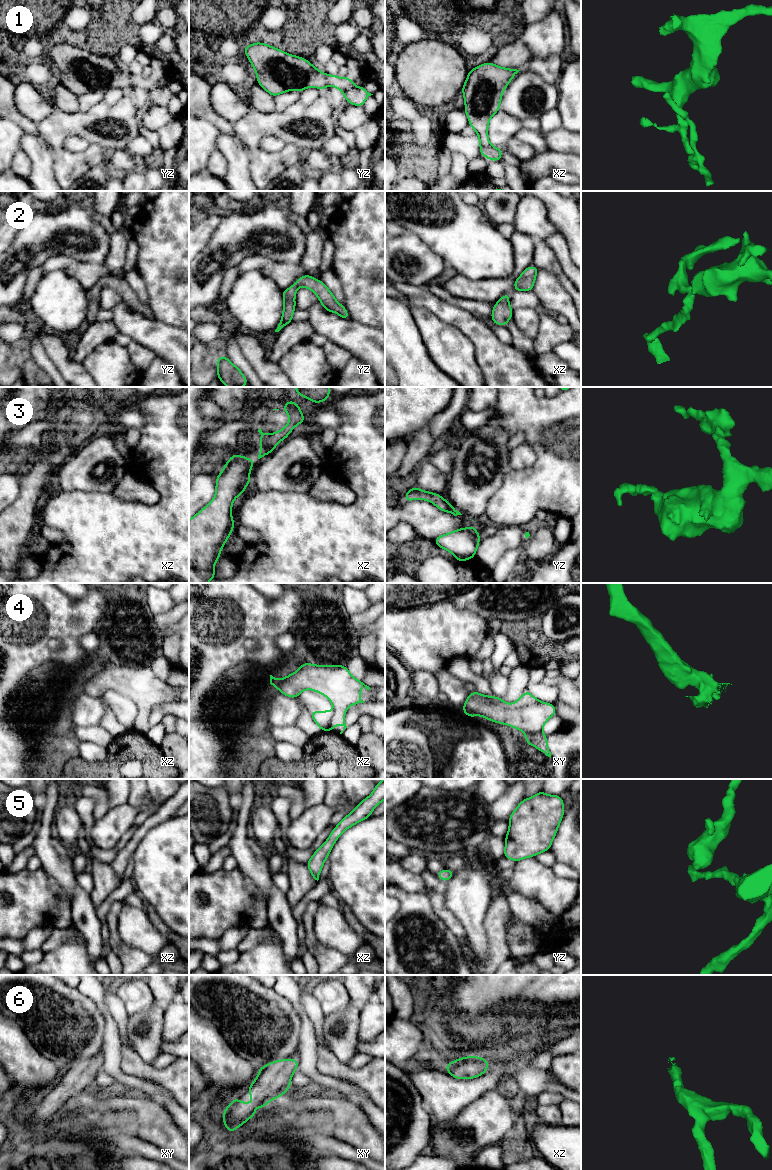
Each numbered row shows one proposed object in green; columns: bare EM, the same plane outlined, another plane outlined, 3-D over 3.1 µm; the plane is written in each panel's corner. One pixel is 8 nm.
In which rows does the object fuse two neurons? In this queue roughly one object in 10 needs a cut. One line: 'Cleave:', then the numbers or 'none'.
Cleave: none

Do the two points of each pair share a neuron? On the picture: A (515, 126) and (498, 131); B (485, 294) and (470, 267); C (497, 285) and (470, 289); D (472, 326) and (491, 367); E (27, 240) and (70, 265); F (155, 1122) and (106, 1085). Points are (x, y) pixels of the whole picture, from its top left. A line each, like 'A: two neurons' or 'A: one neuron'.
A: one neuron
B: two neurons
C: one neuron
D: one neuron
E: two neurons
F: two neurons

